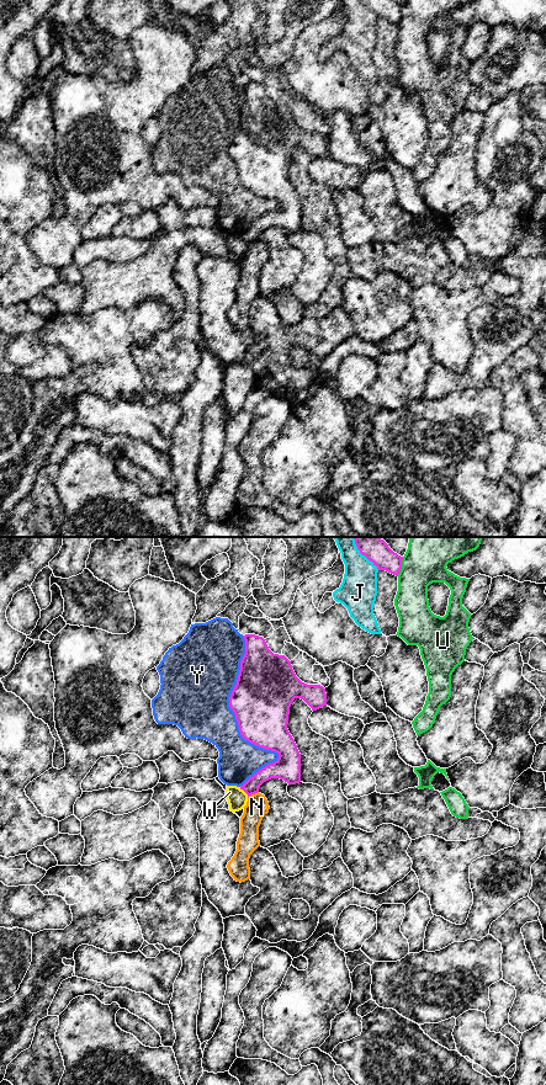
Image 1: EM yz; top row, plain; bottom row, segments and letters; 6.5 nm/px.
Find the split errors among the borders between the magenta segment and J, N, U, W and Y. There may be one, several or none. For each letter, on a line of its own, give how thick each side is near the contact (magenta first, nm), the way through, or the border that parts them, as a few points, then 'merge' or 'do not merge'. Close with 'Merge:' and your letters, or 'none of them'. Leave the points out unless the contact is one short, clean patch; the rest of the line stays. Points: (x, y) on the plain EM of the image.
J: 140/240 nm | do not merge
N: 140/150 nm | along yz (258, 239), (248, 245) | do not merge
U: 140/240 nm | along yz (403, 5), (401, 19), (397, 24) | do not merge
W: 110/130 nm | along yz (239, 235), (248, 244) | do not merge
Y: 380/360 nm | do not merge
Merge: none of them

